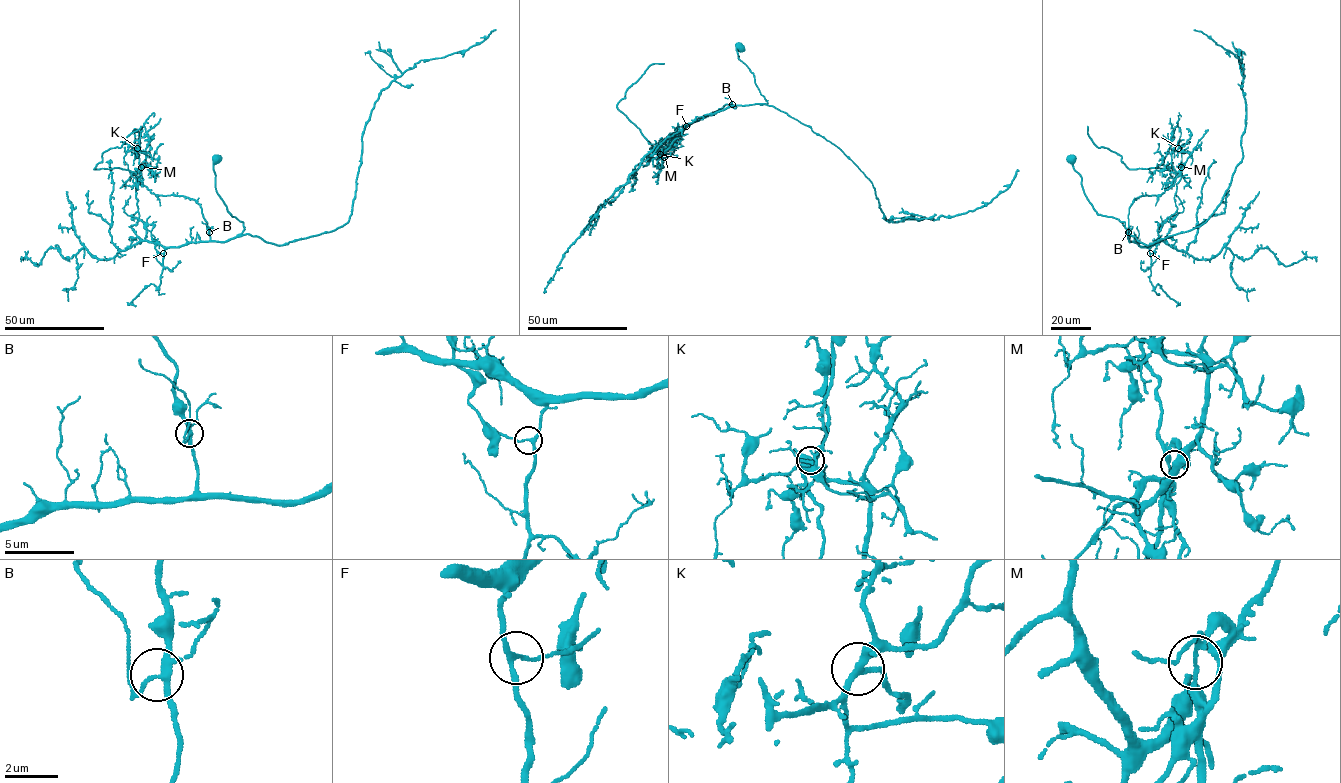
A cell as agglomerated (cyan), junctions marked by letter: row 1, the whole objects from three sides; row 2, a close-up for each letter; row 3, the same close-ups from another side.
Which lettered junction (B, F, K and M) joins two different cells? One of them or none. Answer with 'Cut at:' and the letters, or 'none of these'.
Cut at: M

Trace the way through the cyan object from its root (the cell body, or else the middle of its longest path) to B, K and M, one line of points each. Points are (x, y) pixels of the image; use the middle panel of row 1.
B: (740, 47), (736, 49), (738, 58), (750, 69), (767, 103), (732, 104)
K: (740, 47), (738, 58), (767, 103), (726, 104), (689, 124), (660, 154)
M: (740, 47), (736, 49), (738, 58), (750, 69), (767, 103), (725, 105), (689, 124), (664, 157)

